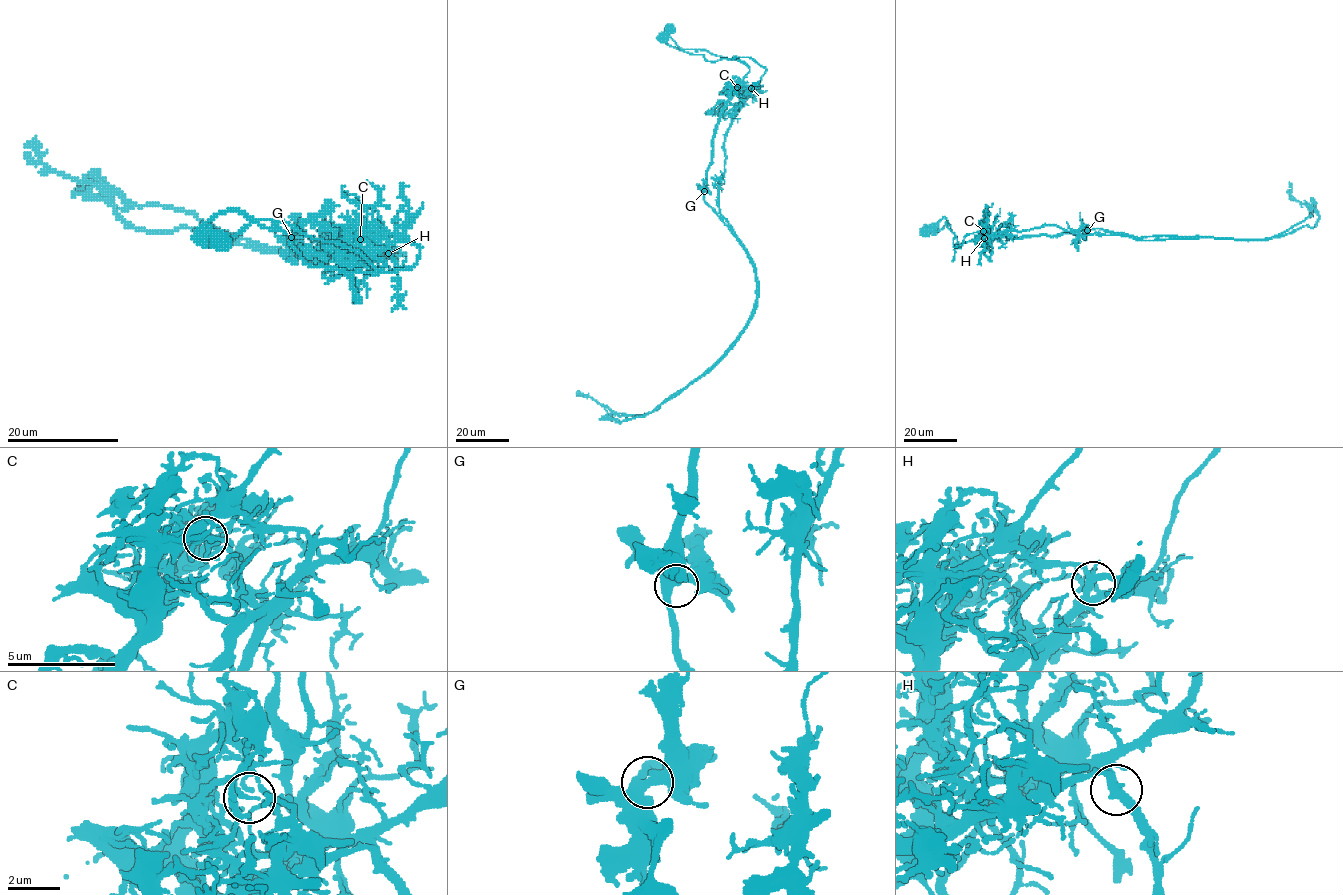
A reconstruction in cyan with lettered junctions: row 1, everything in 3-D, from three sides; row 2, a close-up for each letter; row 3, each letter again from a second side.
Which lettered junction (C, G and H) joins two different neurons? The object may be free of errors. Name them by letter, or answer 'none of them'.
C

